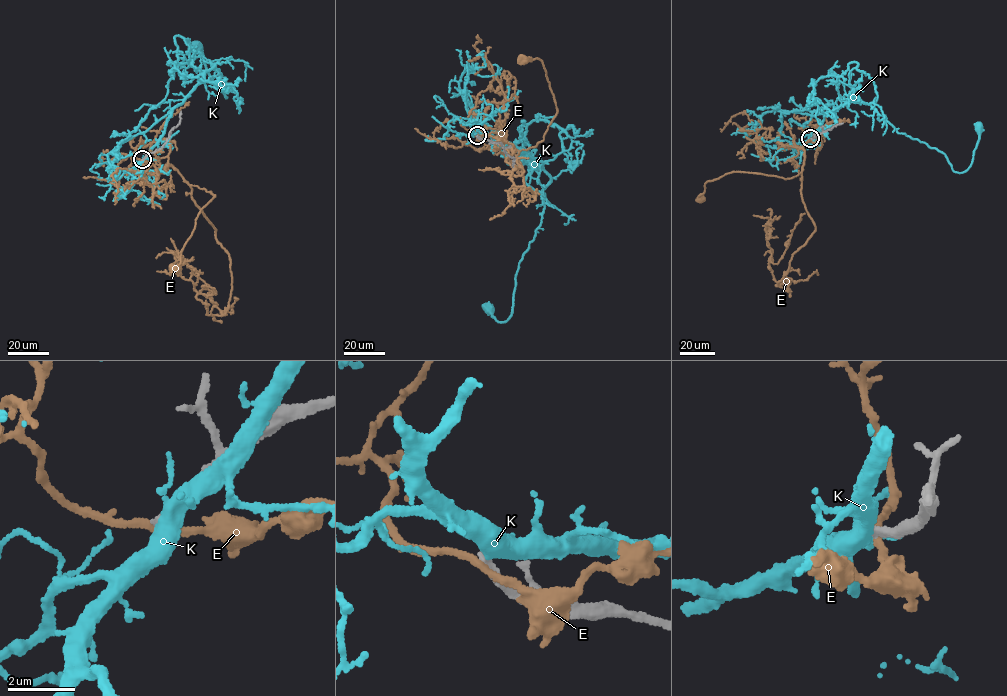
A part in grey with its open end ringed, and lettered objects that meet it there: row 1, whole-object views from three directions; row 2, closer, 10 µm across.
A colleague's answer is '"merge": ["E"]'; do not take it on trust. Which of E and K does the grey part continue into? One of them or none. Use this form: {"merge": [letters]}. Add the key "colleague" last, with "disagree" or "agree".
{"merge": [], "colleague": "disagree"}

